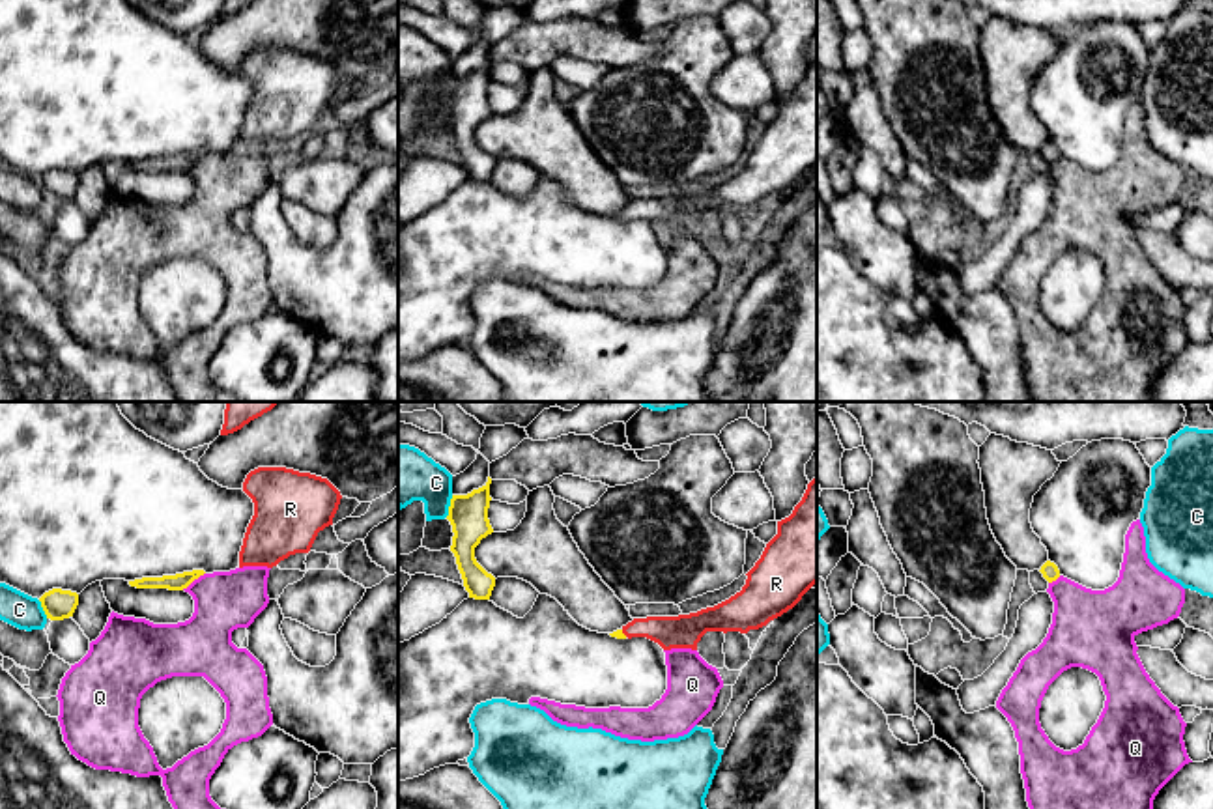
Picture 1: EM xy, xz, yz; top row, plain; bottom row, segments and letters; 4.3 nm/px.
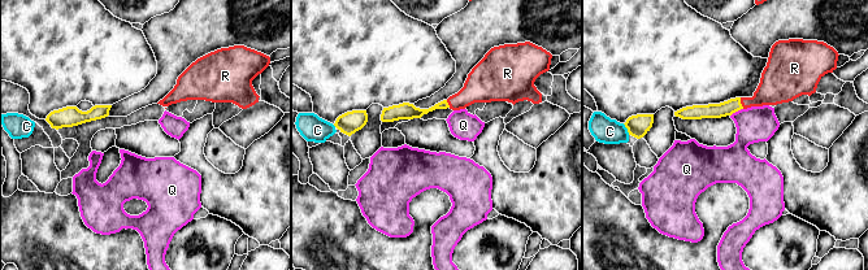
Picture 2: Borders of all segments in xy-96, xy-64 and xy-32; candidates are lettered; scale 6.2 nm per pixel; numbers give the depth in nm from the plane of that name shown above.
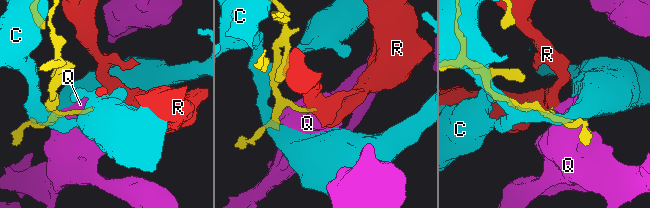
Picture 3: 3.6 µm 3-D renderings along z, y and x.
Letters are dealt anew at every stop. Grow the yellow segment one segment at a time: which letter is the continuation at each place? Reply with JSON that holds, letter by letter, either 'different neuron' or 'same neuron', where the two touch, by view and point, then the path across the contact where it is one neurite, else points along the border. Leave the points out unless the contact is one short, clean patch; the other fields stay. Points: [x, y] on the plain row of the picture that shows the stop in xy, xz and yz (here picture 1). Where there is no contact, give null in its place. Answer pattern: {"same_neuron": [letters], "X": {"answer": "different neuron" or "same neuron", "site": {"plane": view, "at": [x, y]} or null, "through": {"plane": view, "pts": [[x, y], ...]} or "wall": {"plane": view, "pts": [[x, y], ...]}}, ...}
{"same_neuron": ["R"], "C": {"answer": "different neuron", "site": {"plane": "xz", "at": [449, 88]}}, "Q": {"answer": "different neuron", "site": {"plane": "xy", "at": [193, 161]}}, "R": {"answer": "same neuron", "site": {"plane": "xz", "at": [623, 215]}, "through": {"plane": "xz", "pts": [[617, 215], [623, 215], [670, 213]]}}}

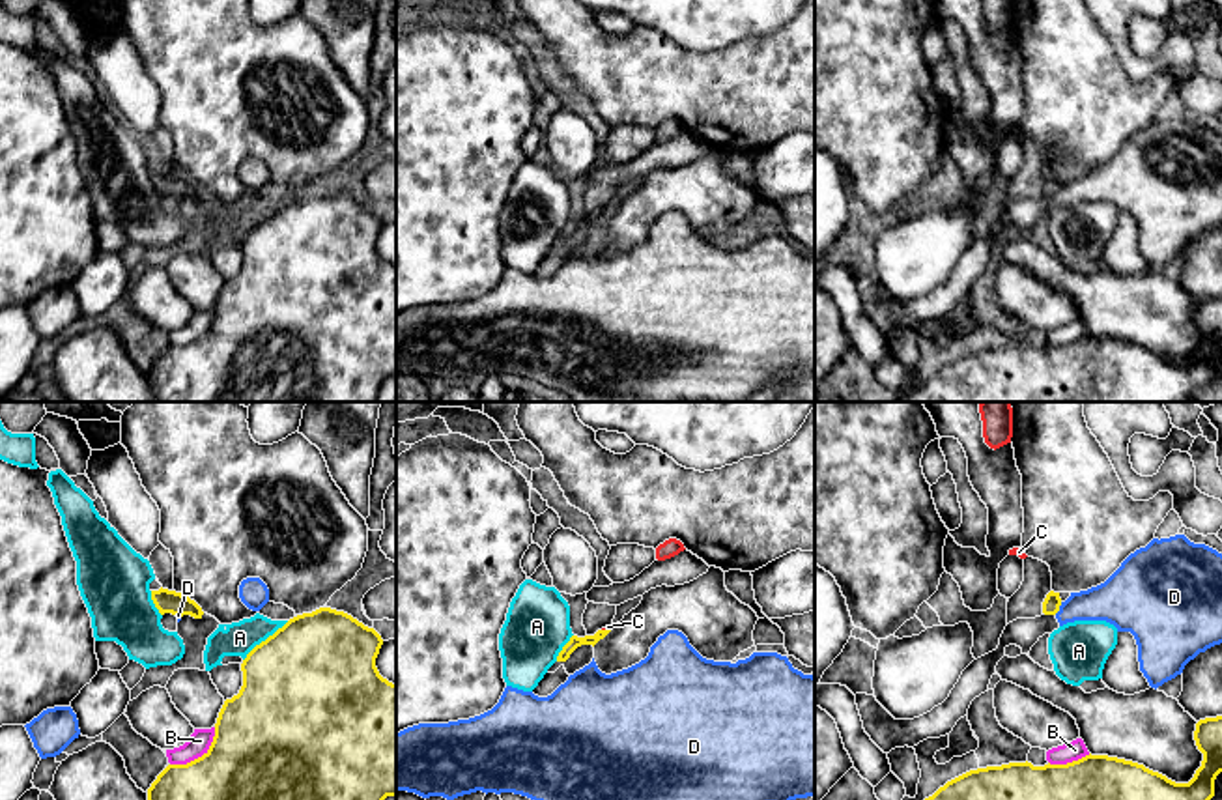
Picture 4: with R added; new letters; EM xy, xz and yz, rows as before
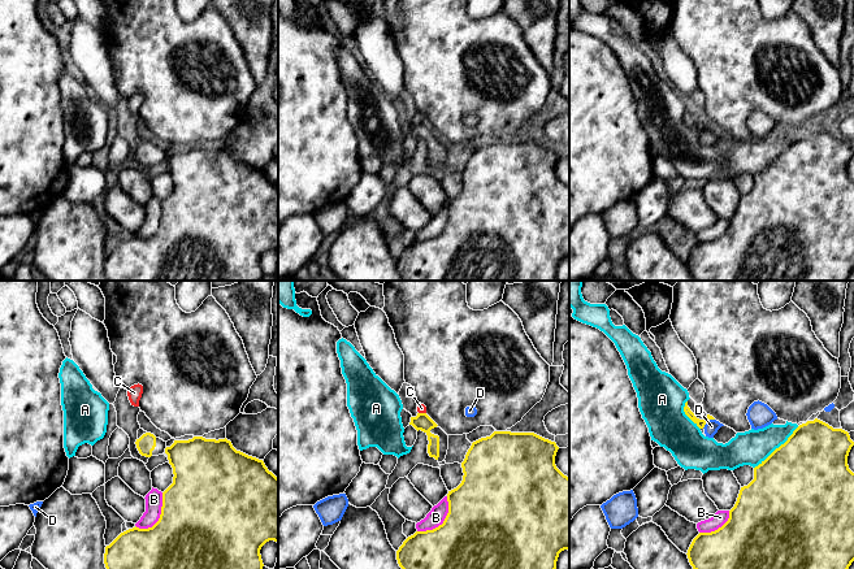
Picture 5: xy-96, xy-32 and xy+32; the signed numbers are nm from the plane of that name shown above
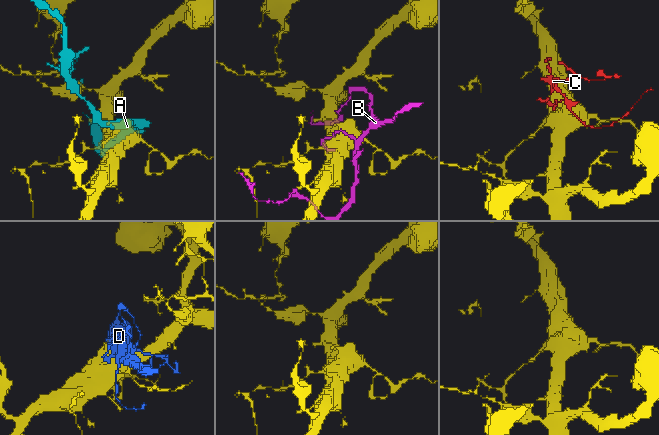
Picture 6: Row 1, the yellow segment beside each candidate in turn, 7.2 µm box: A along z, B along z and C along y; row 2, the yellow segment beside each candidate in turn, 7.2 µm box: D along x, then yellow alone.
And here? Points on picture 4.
{"same_neuron": [], "A": {"answer": "different neuron", "site": {"plane": "xy", "at": [266, 221]}}, "B": {"answer": "different neuron", "site": {"plane": "xy", "at": [198, 339]}}, "C": {"answer": "different neuron", "site": {"plane": "xz", "at": [606, 212]}, "wall": {"plane": "xz", "pts": [[602, 210], [610, 212]]}}, "D": {"answer": "different neuron", "site": {"plane": "yz", "at": [1058, 189]}}}

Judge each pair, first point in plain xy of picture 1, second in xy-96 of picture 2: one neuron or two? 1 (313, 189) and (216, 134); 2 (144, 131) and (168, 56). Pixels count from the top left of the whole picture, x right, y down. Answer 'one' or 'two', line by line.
1: two
2: two

